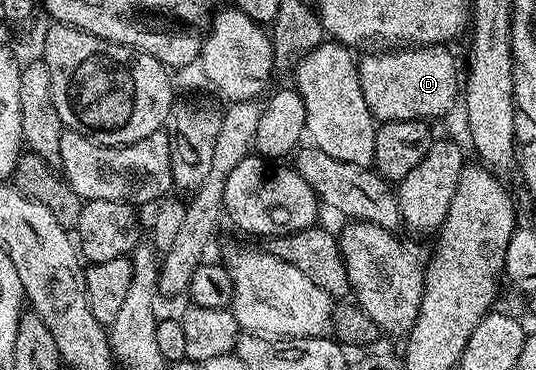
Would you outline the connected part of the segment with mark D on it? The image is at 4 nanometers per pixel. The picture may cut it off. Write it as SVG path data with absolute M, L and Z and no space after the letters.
M418 45L413 49L394 49L391 55L366 55L357 60L364 101L382 123L409 119L435 121L446 115L460 99L460 71L451 48L446 45Z

